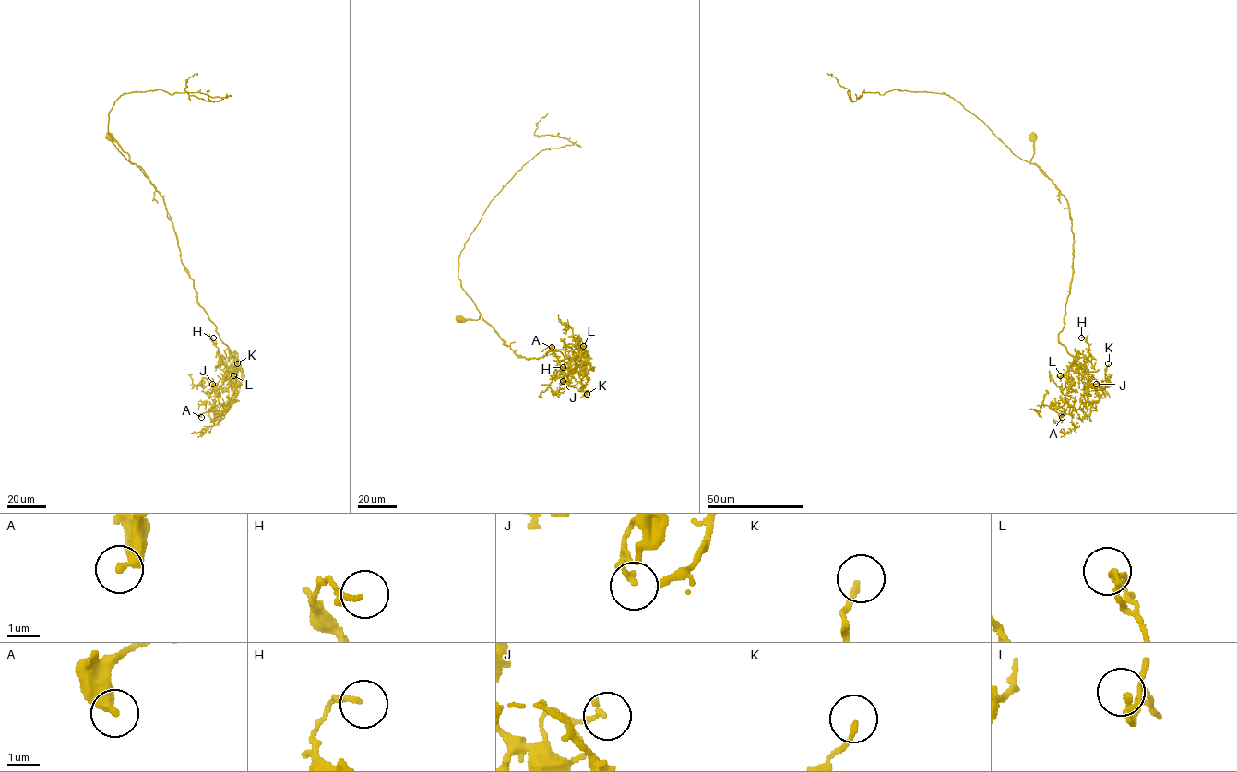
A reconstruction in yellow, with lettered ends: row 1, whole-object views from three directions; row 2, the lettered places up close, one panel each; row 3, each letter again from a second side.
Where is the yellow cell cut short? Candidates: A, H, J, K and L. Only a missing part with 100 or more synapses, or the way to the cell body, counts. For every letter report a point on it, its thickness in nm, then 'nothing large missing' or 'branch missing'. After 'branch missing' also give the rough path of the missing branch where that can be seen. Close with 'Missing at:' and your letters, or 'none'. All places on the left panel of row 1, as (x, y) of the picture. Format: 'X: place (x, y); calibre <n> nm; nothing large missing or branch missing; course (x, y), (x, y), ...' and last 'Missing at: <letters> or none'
A: place (201, 417); calibre 380 nm; nothing large missing
H: place (213, 338); calibre 160 nm; nothing large missing
J: place (212, 384); calibre 170 nm; nothing large missing
K: place (237, 363); calibre 140 nm; nothing large missing
L: place (233, 375); calibre 130 nm; nothing large missing
Missing at: none

